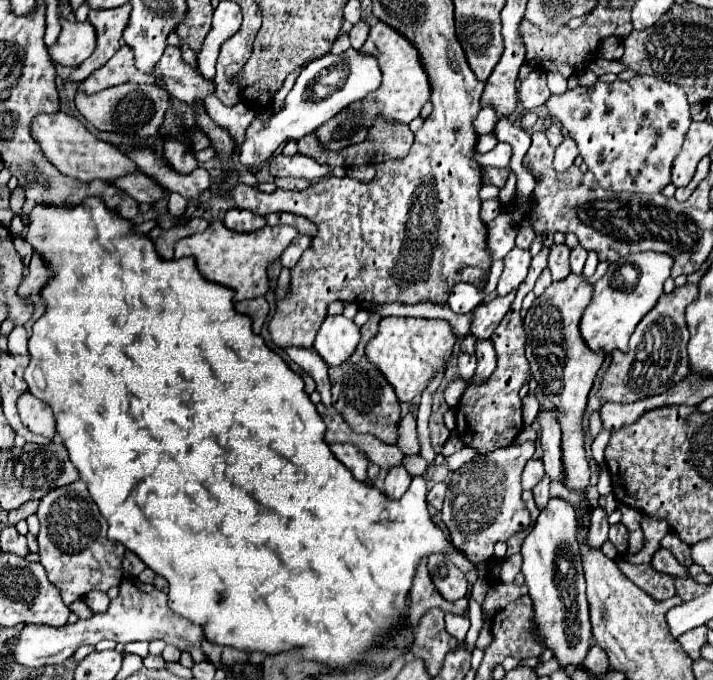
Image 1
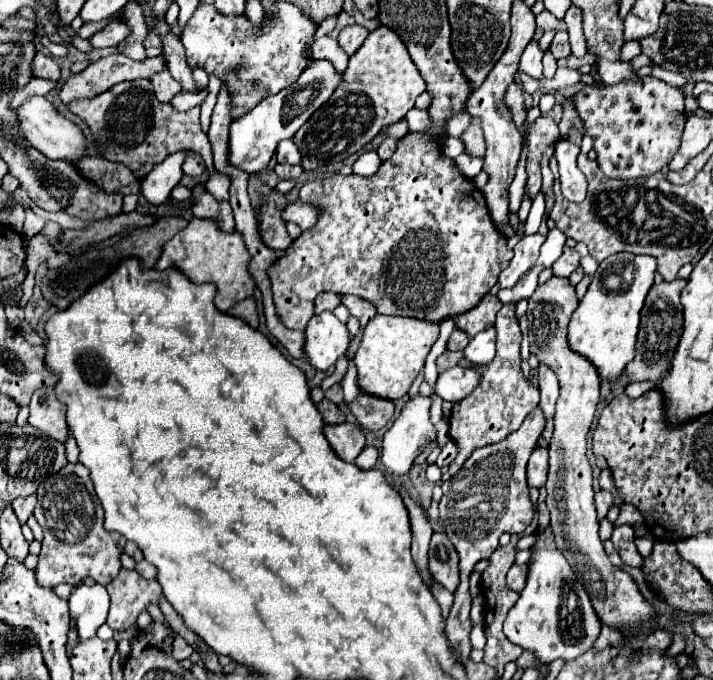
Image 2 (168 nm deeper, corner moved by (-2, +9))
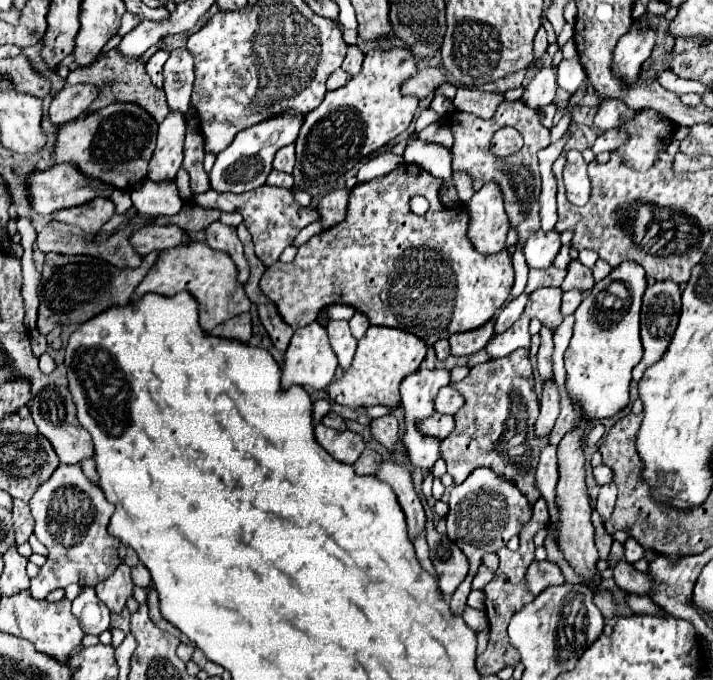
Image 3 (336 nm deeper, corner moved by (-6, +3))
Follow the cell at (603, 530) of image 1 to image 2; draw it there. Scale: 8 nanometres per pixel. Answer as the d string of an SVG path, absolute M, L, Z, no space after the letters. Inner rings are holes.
M598 490L596 492L596 510L598 510L598 520L604 520L610 506L614 506L614 498L612 498L612 492L608 490Z

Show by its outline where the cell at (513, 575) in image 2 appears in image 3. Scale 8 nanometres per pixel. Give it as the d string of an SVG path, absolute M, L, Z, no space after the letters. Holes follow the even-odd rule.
M544 560L544 562L532 562L530 568L528 568L528 574L526 574L526 584L528 584L528 590L538 596L542 590L550 588L550 586L558 586L564 582L564 576L562 576L562 570L558 564L550 562L550 560Z

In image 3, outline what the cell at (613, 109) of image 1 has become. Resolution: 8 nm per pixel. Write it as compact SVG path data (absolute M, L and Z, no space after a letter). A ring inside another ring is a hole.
M642 110L636 114L636 118L626 122L622 130L628 130L630 138L616 152L624 158L626 166L634 170L648 170L658 152L668 148L676 128L658 112Z

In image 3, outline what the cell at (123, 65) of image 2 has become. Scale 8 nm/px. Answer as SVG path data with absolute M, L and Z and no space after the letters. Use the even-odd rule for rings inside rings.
M66 84L58 94L54 94L50 104L50 122L62 126L70 120L76 120L98 96L98 90L90 84L70 86Z

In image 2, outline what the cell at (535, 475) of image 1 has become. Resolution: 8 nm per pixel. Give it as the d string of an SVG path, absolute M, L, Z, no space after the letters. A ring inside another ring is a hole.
M536 448L528 460L528 486L544 486L548 474L548 448Z

